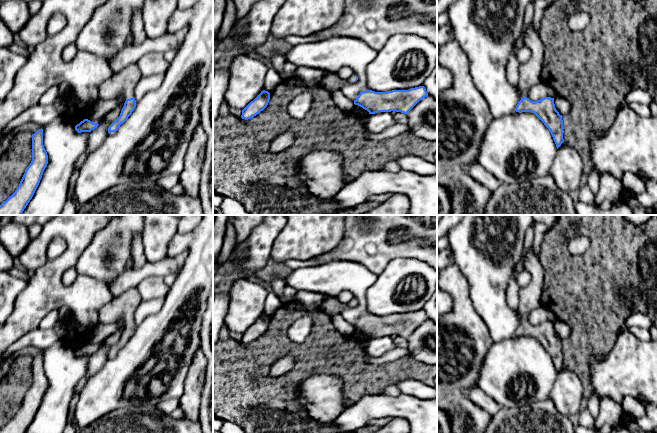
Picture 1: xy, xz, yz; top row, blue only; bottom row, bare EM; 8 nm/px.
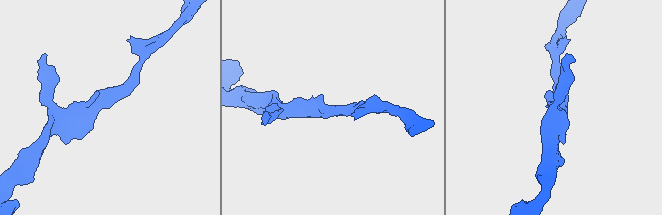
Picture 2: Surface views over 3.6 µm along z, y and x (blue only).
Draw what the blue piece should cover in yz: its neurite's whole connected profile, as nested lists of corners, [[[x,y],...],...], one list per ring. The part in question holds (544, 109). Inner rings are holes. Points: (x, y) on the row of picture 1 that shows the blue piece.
[[[531,23],[524,36],[524,45],[529,48],[531,57],[525,64],[519,66],[519,89],[521,100],[518,102],[515,111],[534,113],[549,129],[557,149],[564,142],[562,115],[555,108],[554,98],[544,97],[538,101],[531,101],[527,98],[529,89],[541,83],[543,70],[543,42]]]

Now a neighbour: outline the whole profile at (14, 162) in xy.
[[[17,129],[10,148],[0,159],[0,205],[17,189],[32,161],[32,134]]]

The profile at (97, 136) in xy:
[[[119,95],[116,99],[118,101],[118,105],[105,115],[97,128],[90,132],[86,151],[76,161],[74,171],[80,169],[87,156],[104,142],[108,136],[109,126],[120,116],[126,98],[122,95]]]

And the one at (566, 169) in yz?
[[[563,142],[551,164],[551,177],[561,191],[574,194],[580,188],[582,174],[583,160],[579,153]]]

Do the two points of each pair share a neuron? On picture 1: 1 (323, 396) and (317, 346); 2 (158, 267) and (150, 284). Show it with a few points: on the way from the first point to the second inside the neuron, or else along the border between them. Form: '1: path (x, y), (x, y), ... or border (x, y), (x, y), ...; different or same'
1: border (306, 377), (312, 374), (336, 374), (343, 380); different
2: border (163, 277), (146, 276), (135, 287); different

